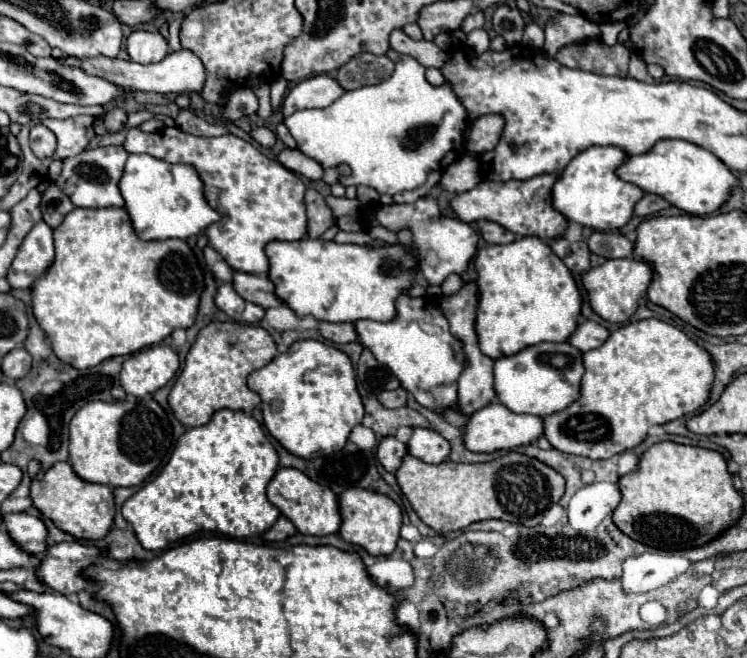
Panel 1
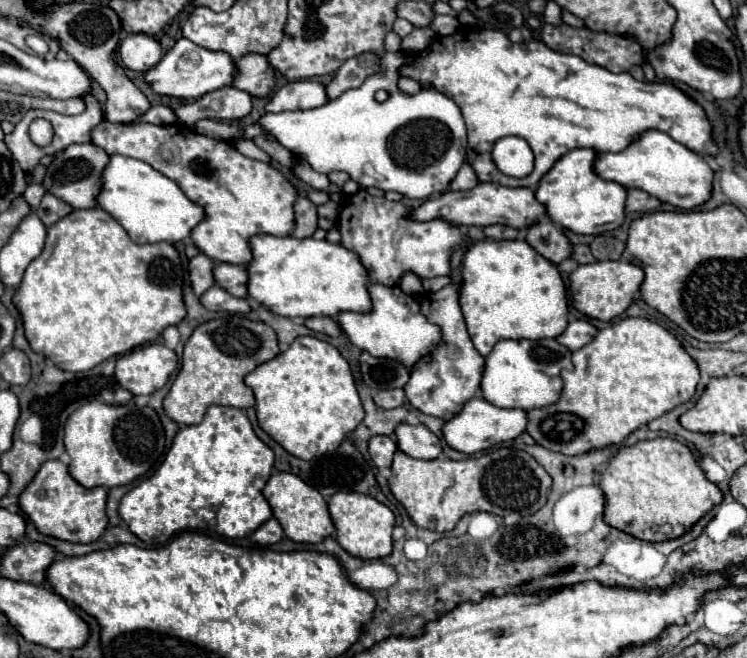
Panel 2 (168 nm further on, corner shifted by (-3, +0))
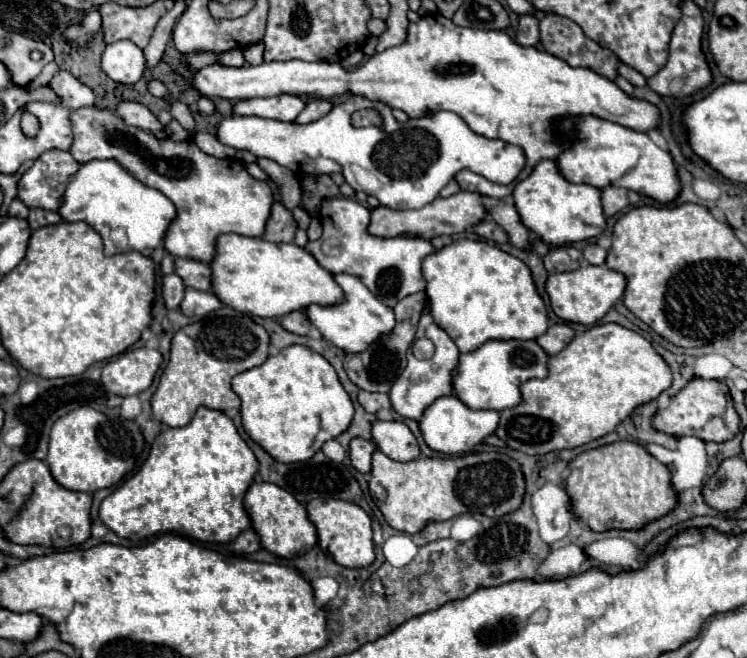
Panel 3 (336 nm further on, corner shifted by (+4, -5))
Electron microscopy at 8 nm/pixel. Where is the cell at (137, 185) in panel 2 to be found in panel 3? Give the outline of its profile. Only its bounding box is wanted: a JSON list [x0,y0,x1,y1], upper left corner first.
[58,160,176,256]

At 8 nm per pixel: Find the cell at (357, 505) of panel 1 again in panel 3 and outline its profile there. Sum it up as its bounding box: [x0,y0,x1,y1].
[306,498,374,568]

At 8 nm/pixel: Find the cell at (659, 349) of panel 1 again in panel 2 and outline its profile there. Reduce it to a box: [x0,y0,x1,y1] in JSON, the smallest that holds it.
[527,317,699,455]

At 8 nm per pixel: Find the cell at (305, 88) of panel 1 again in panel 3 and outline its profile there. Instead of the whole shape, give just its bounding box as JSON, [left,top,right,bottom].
[232,94,306,122]

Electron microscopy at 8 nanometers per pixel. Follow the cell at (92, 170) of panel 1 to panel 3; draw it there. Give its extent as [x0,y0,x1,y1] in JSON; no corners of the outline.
[18,150,80,210]

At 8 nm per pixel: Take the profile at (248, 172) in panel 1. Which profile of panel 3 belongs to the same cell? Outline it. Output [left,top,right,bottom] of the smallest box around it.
[70,106,274,262]

